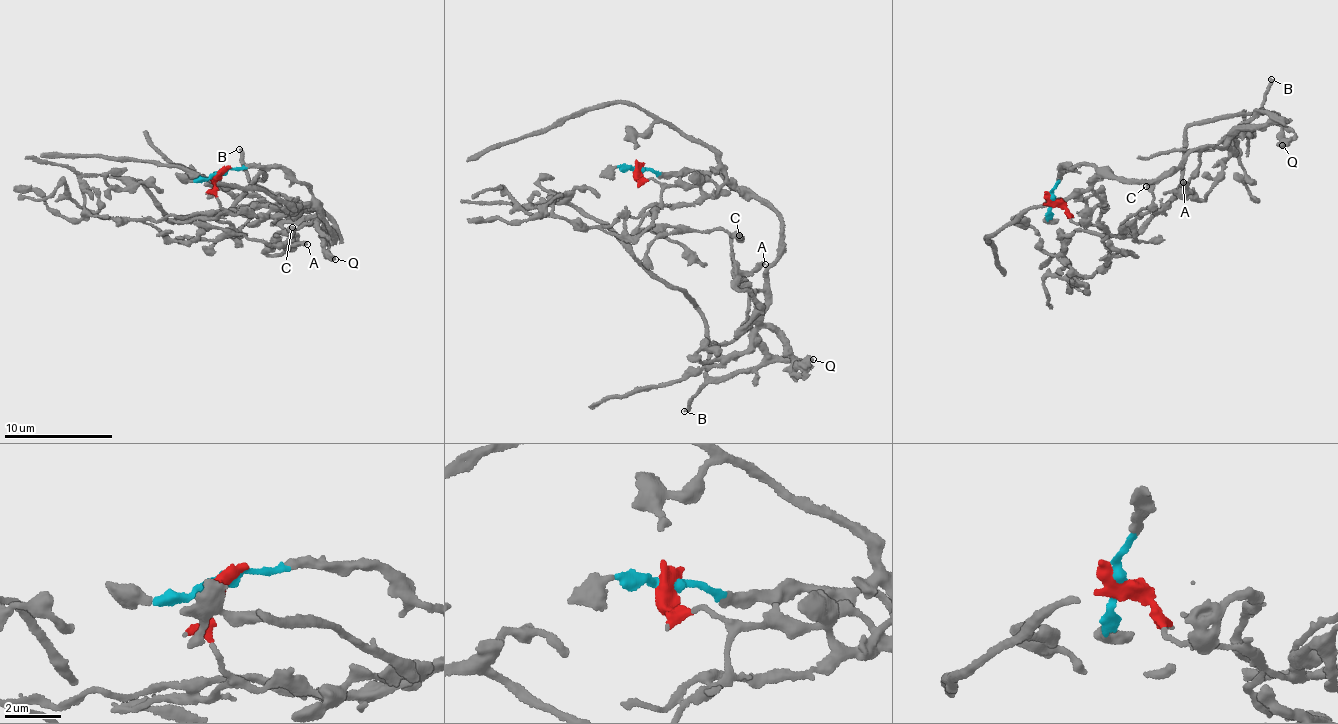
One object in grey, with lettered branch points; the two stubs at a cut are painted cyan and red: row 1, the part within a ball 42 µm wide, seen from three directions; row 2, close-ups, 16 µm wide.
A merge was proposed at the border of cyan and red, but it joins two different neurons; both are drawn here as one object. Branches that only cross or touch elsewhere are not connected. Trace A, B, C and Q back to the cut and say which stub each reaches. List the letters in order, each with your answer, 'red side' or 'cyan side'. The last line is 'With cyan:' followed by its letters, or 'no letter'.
A: cyan side
B: red side
C: red side
Q: cyan side
With cyan: A, Q

